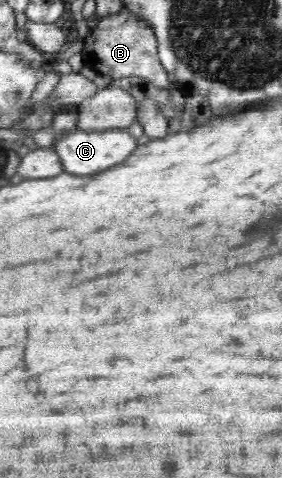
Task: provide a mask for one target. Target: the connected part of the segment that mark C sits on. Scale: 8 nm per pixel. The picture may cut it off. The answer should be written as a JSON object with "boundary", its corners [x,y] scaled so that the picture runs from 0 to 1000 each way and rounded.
{"boundary":[[[454,268],[365,274],[273,270],[234,287],[213,289],[213,295],[191,303],[191,312],[216,333],[216,345],[230,360],[259,362],[259,366],[330,366],[330,362],[351,362],[401,345],[436,341],[450,328],[468,324],[486,305],[486,289],[465,282]]]}

